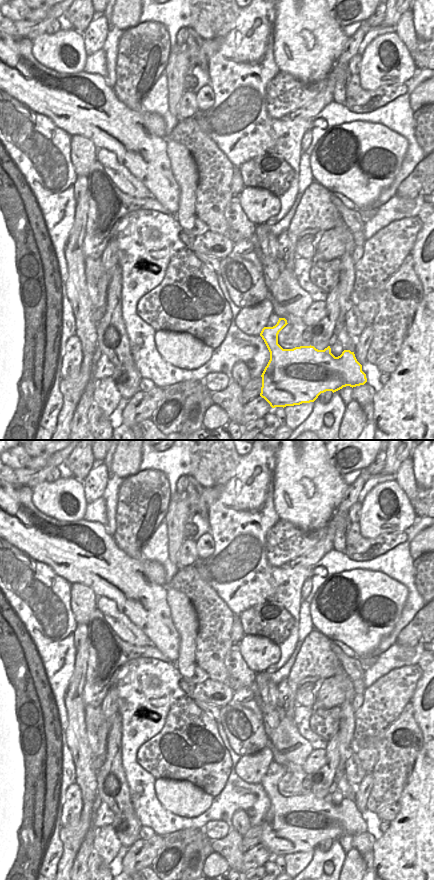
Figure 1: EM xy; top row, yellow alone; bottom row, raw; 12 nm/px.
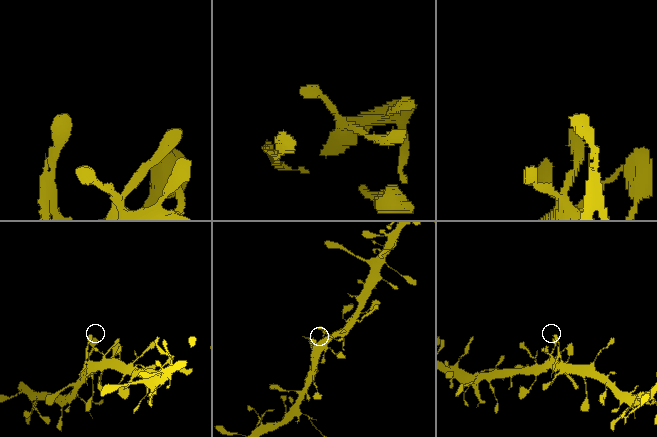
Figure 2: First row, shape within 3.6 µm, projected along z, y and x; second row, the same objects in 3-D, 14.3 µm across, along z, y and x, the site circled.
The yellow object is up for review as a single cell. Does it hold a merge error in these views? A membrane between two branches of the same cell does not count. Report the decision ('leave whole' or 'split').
leave whole

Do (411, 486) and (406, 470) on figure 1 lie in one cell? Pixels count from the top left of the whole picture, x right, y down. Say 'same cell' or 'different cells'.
same cell

